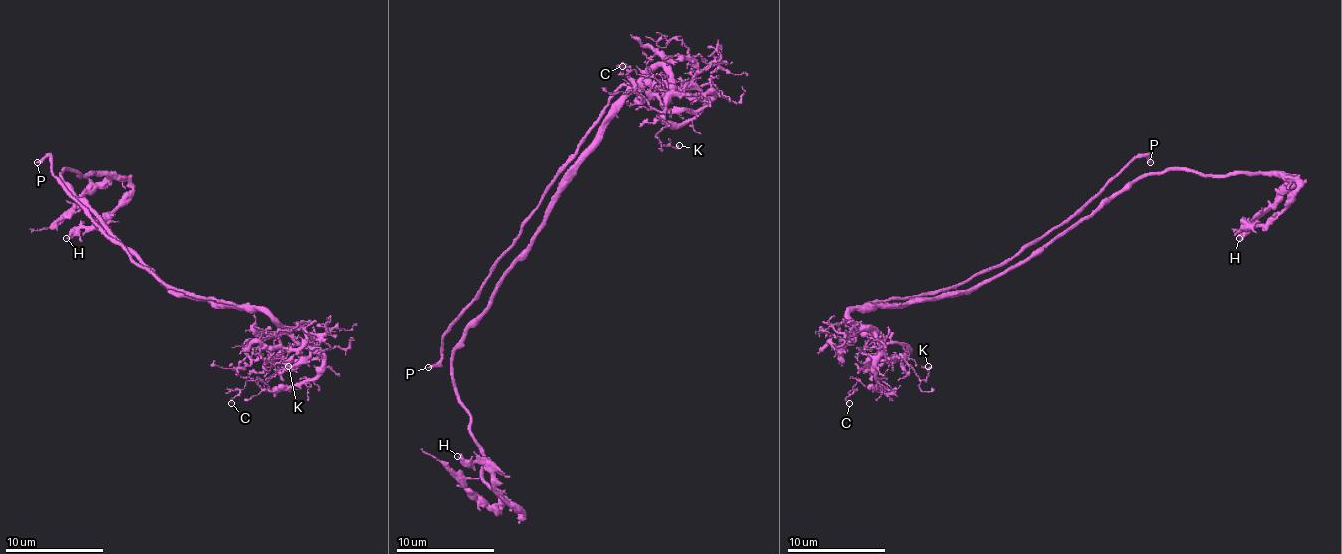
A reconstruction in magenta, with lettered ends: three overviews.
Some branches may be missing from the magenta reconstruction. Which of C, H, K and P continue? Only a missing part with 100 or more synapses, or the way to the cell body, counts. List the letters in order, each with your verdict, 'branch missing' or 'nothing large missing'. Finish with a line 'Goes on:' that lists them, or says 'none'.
C: nothing large missing
H: nothing large missing
K: nothing large missing
P: branch missing
Goes on: P

